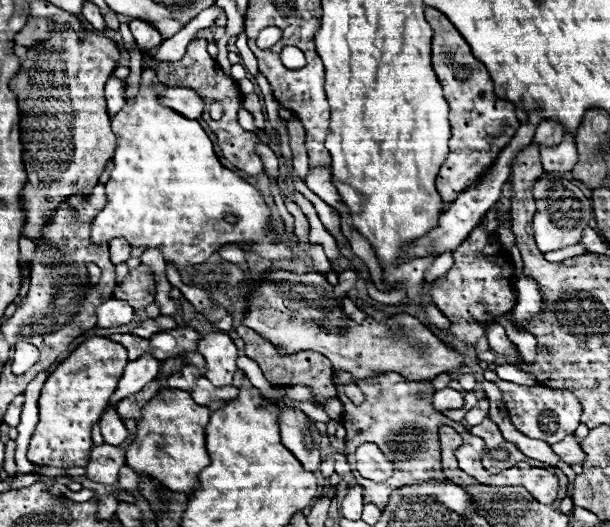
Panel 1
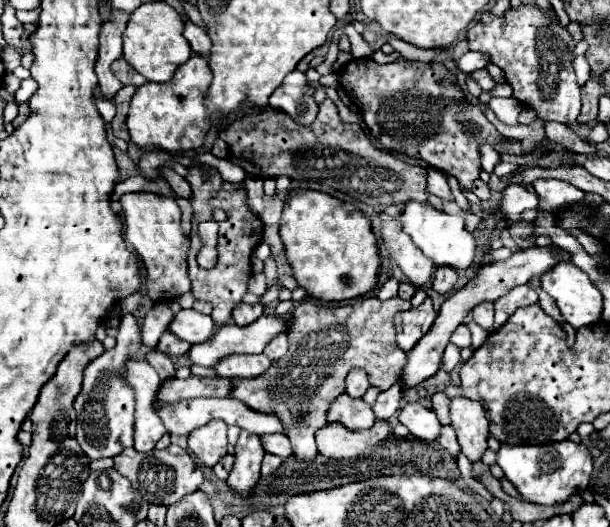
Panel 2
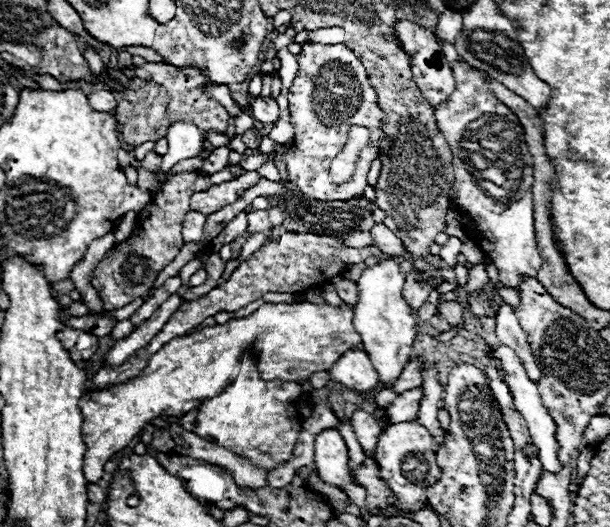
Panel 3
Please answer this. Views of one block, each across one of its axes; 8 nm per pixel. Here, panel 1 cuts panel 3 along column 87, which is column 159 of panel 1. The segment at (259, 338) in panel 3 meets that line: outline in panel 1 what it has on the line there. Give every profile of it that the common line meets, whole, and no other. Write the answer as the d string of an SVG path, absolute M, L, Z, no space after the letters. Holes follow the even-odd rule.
M164 388L158 392L148 408L144 408L138 424L138 440L126 452L126 464L134 470L156 474L160 482L176 494L194 494L200 488L198 474L210 464L206 450L206 426L210 422L210 410L196 404L184 390Z

